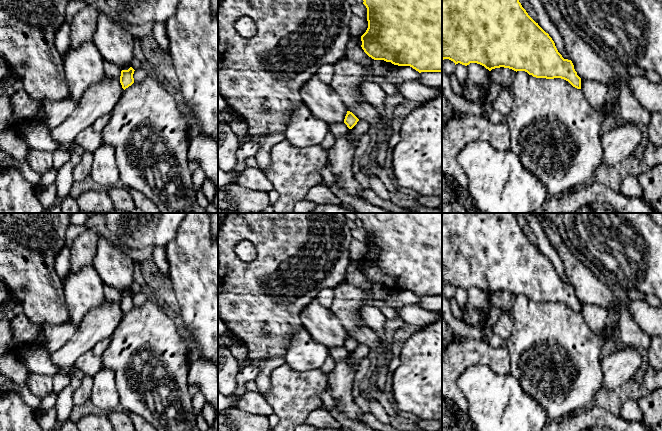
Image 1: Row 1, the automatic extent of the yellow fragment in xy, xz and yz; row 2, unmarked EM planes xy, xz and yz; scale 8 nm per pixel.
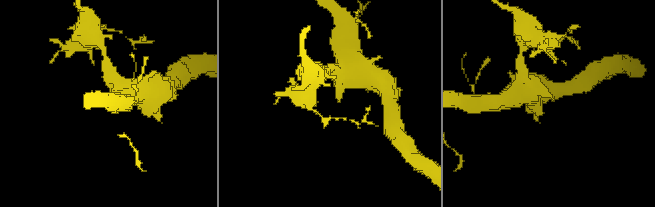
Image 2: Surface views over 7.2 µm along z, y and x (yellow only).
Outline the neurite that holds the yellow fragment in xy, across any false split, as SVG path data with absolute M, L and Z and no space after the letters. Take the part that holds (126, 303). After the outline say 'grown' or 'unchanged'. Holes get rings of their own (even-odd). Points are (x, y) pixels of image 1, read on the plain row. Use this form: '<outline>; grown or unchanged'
M130 291L128 294L121 295L120 307L124 314L134 307L133 302L134 295L135 294L132 291Z; unchanged

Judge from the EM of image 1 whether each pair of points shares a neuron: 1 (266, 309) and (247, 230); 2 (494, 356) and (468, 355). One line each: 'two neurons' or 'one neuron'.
1: one neuron
2: one neuron

